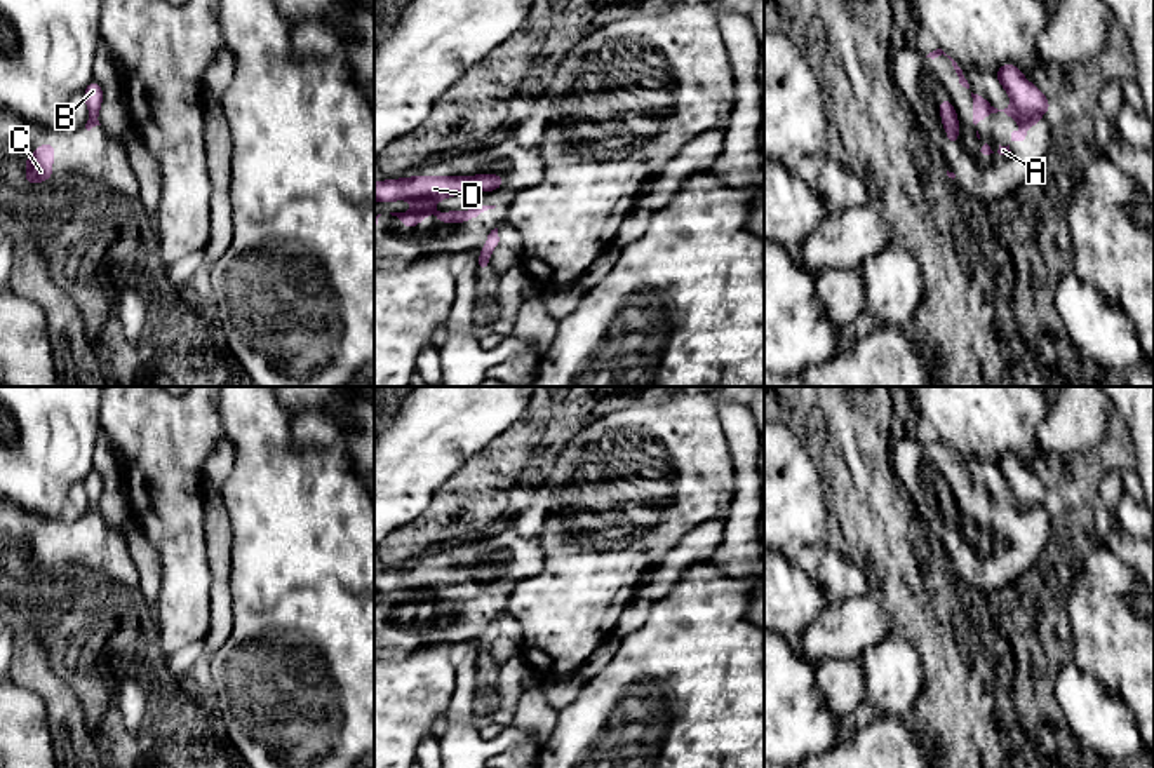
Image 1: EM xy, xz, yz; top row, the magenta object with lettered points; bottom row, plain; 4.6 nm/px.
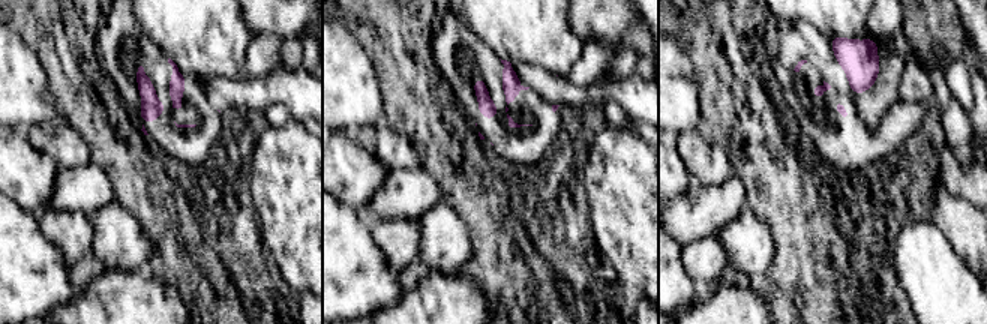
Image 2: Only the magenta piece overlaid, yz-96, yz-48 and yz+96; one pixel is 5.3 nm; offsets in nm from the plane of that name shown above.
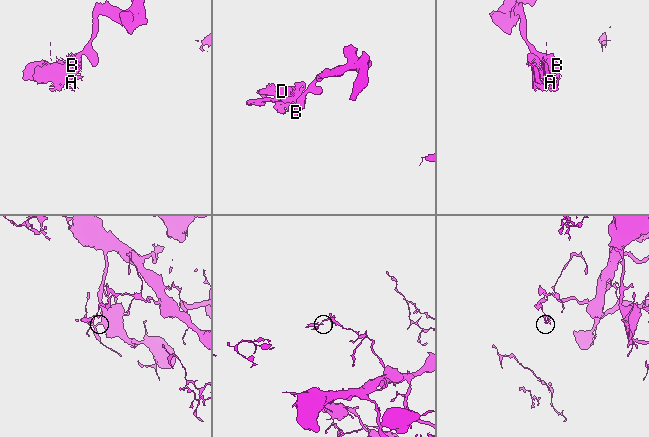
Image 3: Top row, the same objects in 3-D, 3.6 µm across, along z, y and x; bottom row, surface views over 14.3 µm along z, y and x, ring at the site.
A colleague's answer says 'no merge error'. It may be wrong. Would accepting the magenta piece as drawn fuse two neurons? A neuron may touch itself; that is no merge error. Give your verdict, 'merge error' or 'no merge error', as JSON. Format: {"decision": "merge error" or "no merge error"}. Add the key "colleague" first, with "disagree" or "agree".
{"colleague": "disagree", "decision": "merge error"}

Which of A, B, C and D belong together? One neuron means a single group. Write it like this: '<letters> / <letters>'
A C D / B

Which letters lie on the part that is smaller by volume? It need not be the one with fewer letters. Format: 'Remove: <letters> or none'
Remove: A, C, D

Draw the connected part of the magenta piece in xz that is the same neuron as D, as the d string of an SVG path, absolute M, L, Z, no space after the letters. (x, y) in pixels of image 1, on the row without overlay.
M418 564L414 568L386 569L374 573L374 590L392 592L409 589L414 594L414 601L390 603L400 610L402 618L419 616L423 606L433 603L435 613L468 613L487 599L496 596L477 596L466 601L440 603L432 601L430 594L439 592L451 585L463 585L466 582L496 582L505 575L505 566L501 564L477 564L477 566L425 566Z

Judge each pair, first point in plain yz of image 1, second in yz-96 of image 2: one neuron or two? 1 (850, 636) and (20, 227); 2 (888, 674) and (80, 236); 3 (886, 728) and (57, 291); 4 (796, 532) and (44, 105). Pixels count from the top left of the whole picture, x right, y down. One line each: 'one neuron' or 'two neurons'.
1: two neurons
2: two neurons
3: two neurons
4: one neuron

